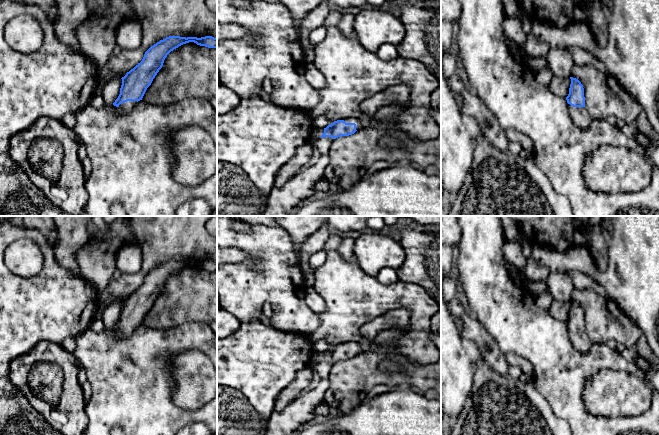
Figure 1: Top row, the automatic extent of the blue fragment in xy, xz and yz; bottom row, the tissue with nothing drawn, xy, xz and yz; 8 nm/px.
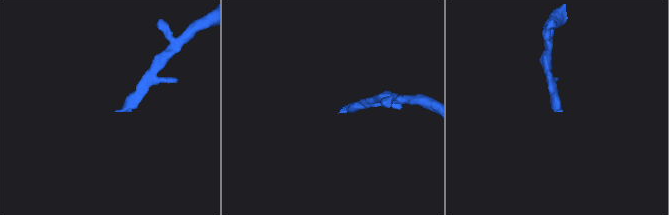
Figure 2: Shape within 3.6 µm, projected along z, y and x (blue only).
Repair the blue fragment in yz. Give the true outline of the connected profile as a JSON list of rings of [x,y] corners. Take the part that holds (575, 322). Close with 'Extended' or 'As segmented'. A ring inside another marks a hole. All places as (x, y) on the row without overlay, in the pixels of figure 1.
[[[570,301],[570,303],[569,318],[566,321],[570,340],[579,353],[585,354],[590,350],[594,342],[586,334],[583,309],[576,302]]]. Extended

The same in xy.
[[[169,260],[151,270],[144,278],[140,287],[122,301],[120,318],[113,327],[117,334],[128,337],[134,329],[142,324],[147,312],[162,292],[167,279],[179,270],[194,266],[208,272],[217,272],[217,262],[212,260],[180,261]]]. Extended

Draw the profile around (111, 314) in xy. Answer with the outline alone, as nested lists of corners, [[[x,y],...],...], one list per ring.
[[[116,302],[108,305],[102,312],[105,328],[113,328],[120,318],[122,303]]]

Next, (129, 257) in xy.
[[[132,242],[122,246],[116,255],[116,268],[122,274],[133,274],[140,270],[143,254],[140,246]]]

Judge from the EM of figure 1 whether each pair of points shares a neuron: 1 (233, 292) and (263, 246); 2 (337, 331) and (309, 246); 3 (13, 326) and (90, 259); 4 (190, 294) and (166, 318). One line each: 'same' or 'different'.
1: same
2: different
3: different
4: same

